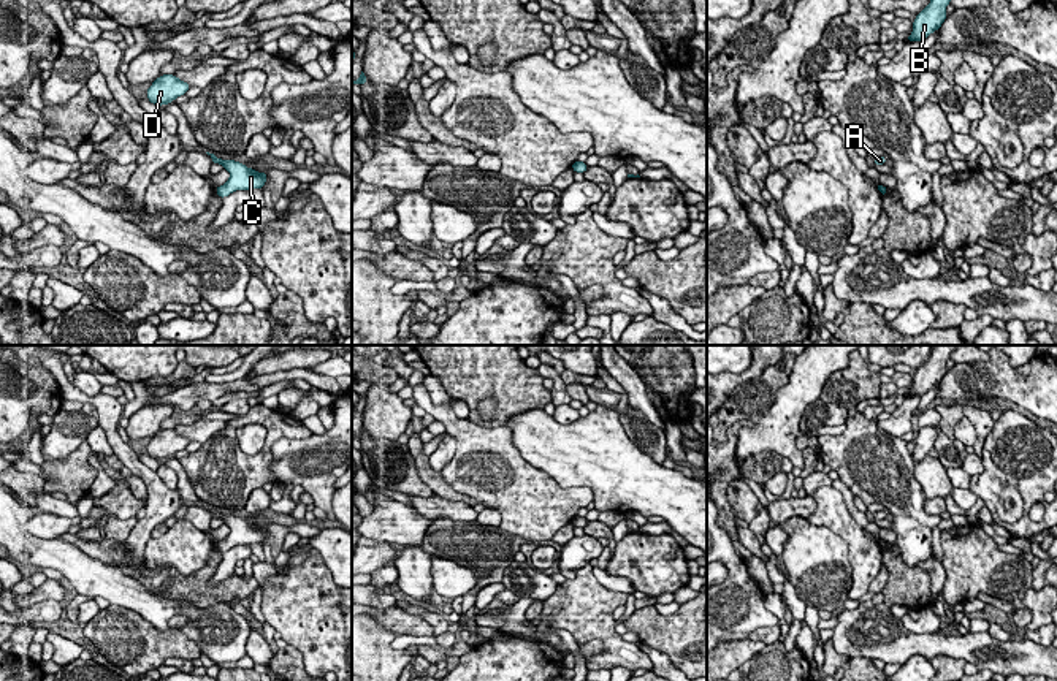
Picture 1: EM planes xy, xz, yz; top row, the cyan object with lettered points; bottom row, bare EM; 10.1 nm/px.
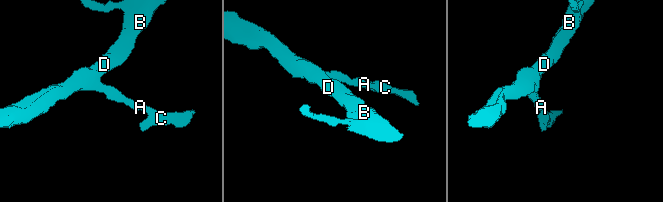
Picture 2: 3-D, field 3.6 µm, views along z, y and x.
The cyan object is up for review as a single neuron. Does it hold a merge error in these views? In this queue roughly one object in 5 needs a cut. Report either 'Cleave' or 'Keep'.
Keep

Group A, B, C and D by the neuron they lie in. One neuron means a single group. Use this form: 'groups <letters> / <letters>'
groups A B C D

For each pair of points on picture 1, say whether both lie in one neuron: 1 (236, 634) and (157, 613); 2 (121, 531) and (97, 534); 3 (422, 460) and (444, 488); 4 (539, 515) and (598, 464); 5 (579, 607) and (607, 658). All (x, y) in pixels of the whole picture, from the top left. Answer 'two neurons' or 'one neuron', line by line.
1: one neuron
2: one neuron
3: one neuron
4: two neurons
5: one neuron

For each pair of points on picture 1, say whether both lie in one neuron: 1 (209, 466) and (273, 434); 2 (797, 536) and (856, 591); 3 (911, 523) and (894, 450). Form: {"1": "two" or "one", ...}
{"1": "one", "2": "two", "3": "one"}

